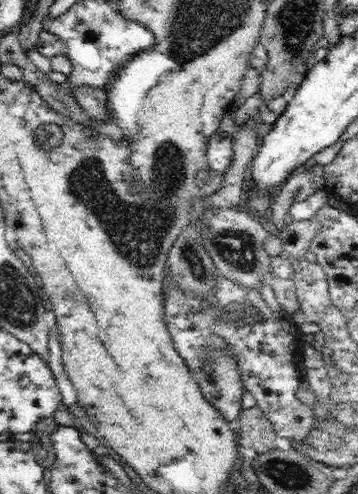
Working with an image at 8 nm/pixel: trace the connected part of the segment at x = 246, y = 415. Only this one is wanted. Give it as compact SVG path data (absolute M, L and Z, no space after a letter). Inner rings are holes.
M260 407L242 409L239 413L240 434L238 442L246 448L256 450L257 454L264 454L275 448L275 432L272 423L260 411Z

